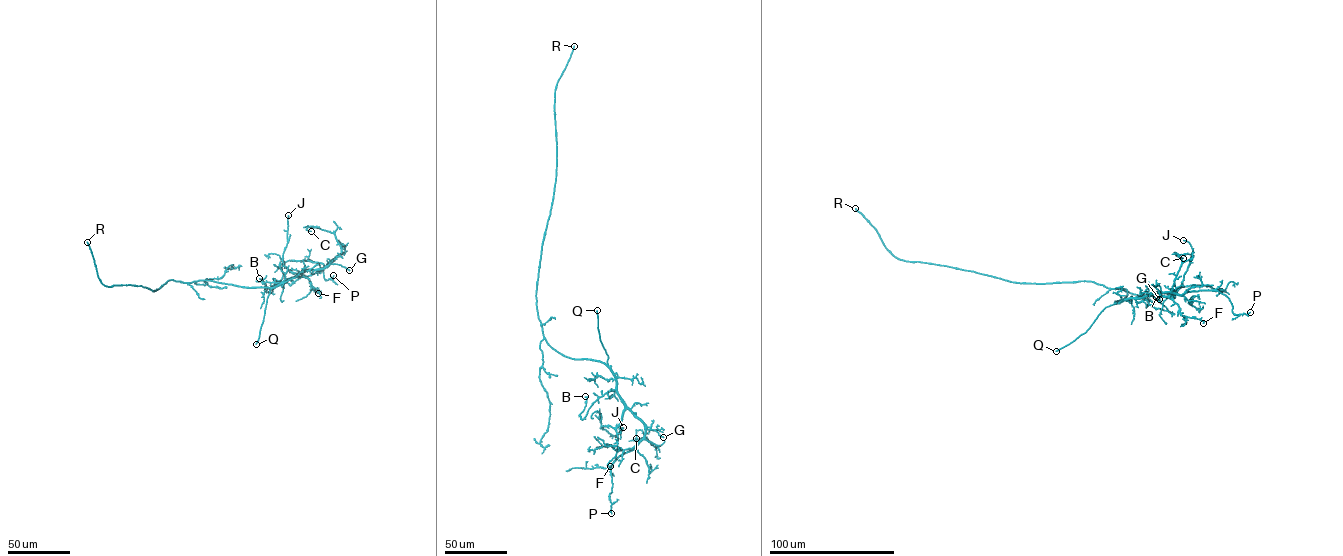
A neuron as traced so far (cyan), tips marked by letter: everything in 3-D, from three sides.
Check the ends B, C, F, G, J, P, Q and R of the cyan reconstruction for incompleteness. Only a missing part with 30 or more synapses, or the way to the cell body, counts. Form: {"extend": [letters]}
{"extend": ["Q", "R"]}

